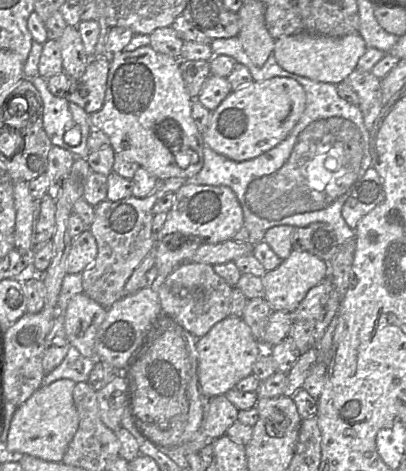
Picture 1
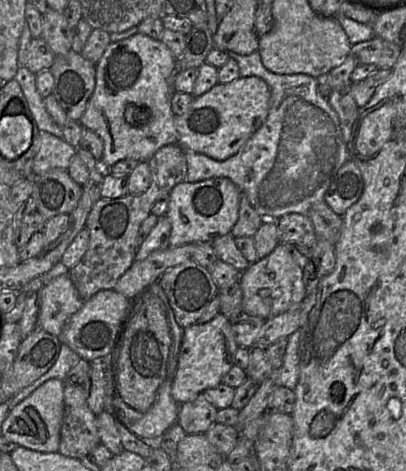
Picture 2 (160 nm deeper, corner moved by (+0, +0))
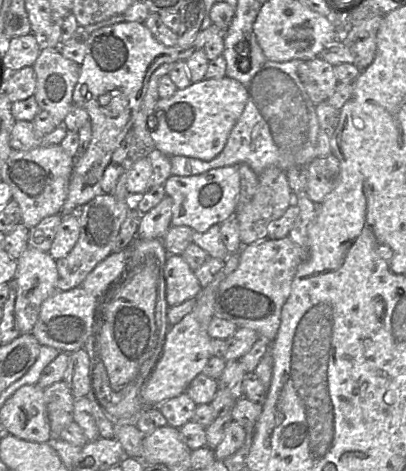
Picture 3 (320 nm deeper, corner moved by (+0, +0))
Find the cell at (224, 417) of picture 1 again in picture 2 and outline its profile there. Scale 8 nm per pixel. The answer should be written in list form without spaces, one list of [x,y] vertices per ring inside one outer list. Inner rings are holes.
[[[203,393],[191,402],[179,404],[178,423],[187,434],[204,434],[216,422],[218,409]]]

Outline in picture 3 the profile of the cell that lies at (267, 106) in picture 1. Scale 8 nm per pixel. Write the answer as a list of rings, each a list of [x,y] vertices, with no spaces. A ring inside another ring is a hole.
[[[230,77],[203,79],[178,89],[169,98],[160,98],[147,118],[155,150],[165,155],[187,156],[204,161],[215,158],[225,147],[229,134],[244,111],[246,88]]]

